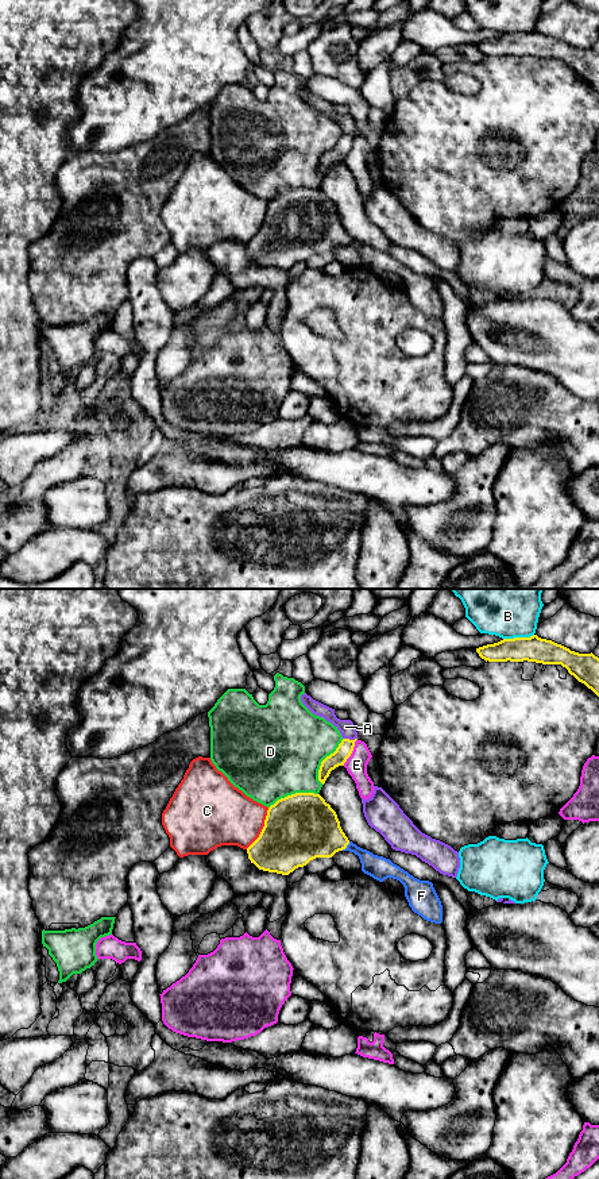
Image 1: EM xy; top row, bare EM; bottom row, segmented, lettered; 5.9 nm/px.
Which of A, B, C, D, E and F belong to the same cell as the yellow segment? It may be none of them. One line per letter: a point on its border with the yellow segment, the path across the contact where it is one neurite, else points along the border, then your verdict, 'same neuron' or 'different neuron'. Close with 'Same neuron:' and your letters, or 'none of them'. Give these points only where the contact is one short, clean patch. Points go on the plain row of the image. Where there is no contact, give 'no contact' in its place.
A: xy (348, 134) | along xy (343, 133), (356, 134) | different neuron
B: xy (518, 33) | different neuron
C: xy (263, 223) | different neuron
D: xy (293, 189) | different neuron
E: xy (351, 147) | different neuron
F: xy (346, 242) | across xy (309, 223), (346, 242), (355, 243), (378, 262) | same neuron
Same neuron: F

